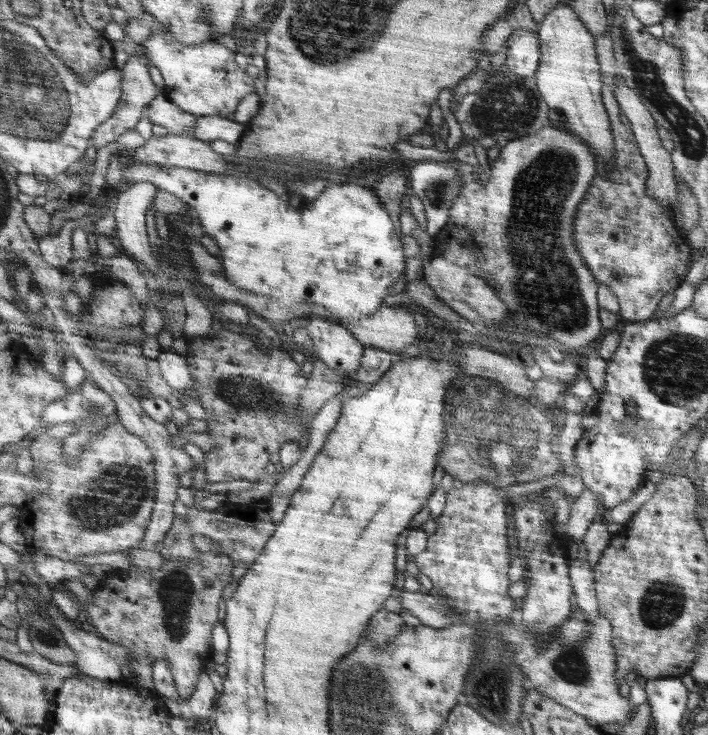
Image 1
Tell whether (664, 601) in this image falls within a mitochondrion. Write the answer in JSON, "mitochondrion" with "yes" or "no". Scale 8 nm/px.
{"mitochondrion":"yes"}

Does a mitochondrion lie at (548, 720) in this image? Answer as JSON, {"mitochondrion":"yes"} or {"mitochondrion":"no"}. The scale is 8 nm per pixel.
{"mitochondrion":"no"}

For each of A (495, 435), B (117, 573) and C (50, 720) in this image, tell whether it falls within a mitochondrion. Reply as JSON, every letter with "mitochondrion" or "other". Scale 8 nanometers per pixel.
{"A":"mitochondrion","B":"other","C":"other"}

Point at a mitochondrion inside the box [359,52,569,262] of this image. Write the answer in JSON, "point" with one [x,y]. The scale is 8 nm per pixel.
{"point":[507,106]}

